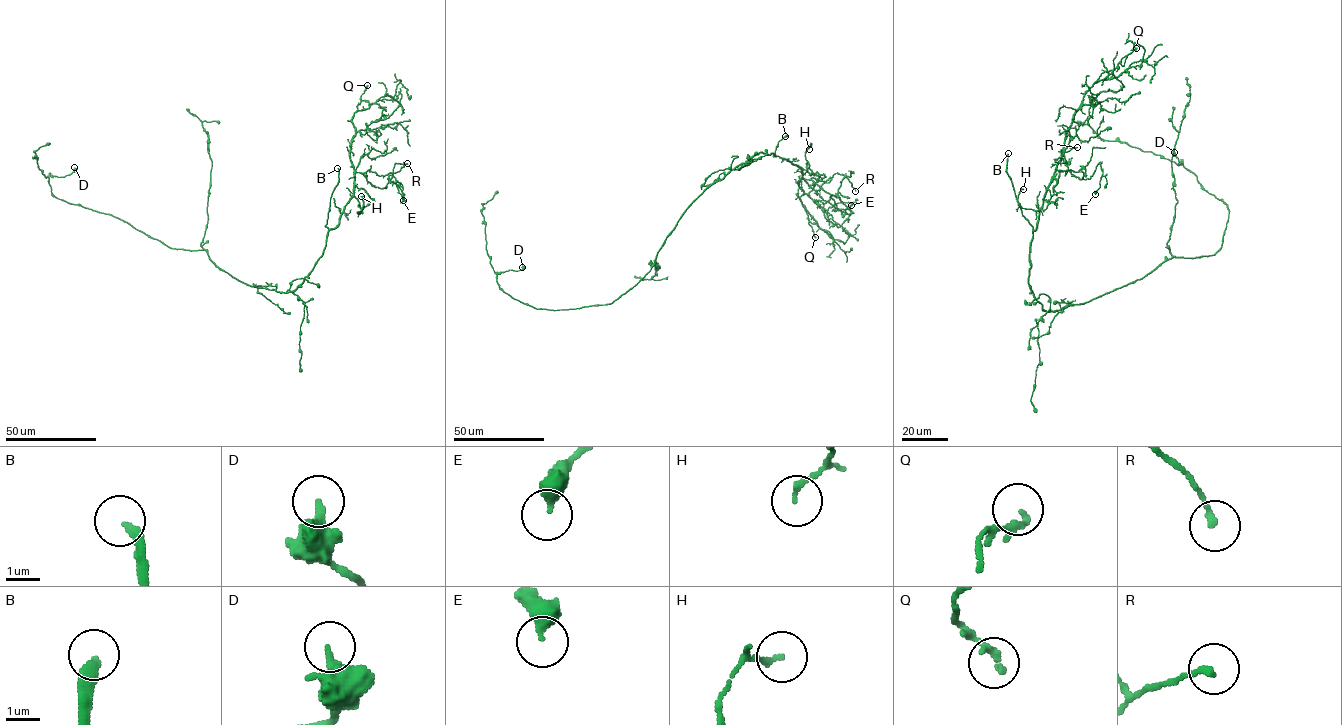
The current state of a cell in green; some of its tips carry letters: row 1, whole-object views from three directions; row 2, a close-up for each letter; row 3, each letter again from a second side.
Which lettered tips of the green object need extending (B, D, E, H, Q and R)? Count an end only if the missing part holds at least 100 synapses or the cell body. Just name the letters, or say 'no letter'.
B

